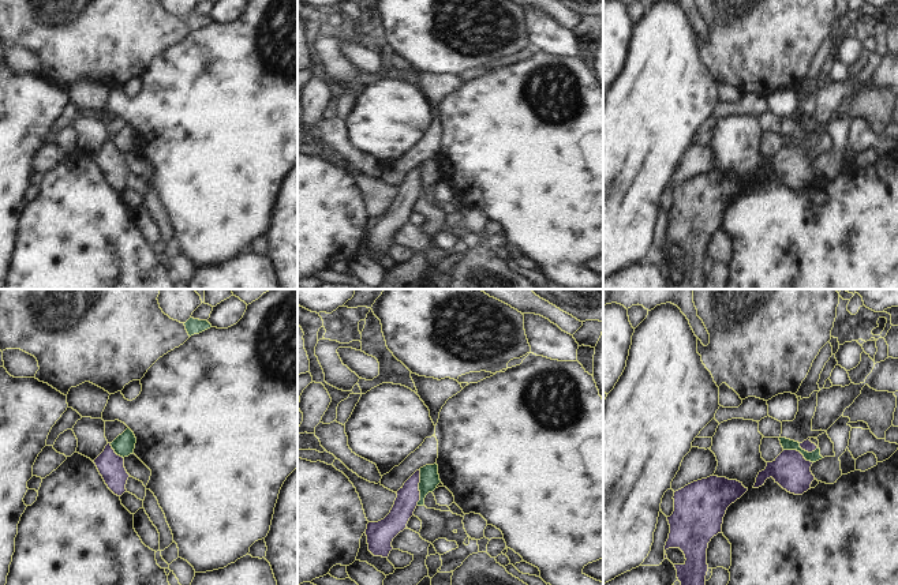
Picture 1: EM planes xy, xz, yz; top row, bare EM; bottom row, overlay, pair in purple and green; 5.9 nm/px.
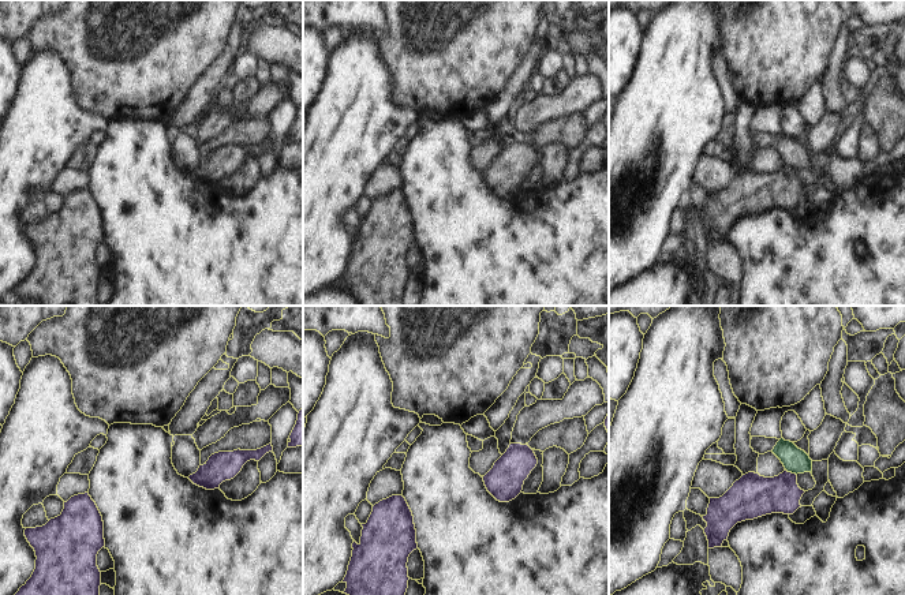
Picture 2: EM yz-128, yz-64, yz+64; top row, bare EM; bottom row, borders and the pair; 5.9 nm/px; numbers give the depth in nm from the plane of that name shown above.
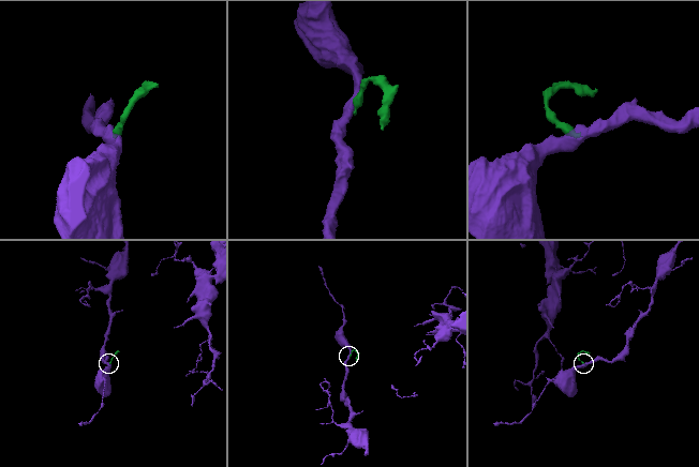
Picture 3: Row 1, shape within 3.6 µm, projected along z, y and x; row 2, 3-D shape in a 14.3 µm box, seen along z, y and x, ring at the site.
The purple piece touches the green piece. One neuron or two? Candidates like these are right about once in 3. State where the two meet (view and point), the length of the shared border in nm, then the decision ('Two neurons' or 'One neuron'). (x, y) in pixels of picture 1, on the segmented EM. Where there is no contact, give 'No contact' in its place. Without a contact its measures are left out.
Touches purple at xz (418, 487). Shared border 220 nm. Two neurons

